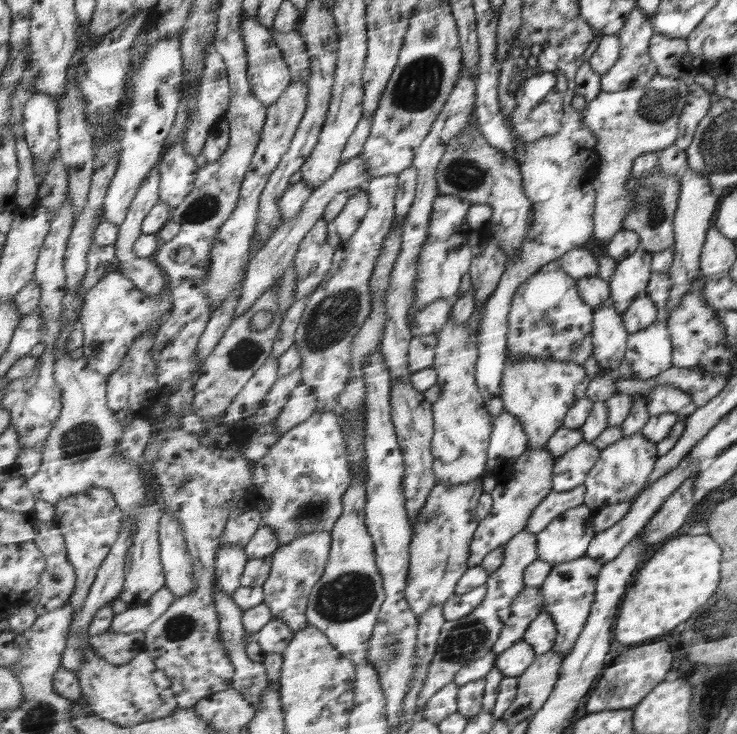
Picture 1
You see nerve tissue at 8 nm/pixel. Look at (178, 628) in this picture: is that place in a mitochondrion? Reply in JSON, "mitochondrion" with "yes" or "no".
{"mitochondrion":"yes"}

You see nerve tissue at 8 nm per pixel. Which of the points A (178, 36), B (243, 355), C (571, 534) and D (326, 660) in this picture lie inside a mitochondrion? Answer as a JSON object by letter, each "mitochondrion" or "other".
{"A":"other","B":"mitochondrion","C":"other","D":"other"}

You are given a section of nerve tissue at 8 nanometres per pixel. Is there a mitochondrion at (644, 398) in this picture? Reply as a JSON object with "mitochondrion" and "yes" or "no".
{"mitochondrion":"no"}

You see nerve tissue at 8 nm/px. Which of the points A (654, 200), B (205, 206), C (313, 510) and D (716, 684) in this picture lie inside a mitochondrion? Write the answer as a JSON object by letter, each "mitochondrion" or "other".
{"A":"mitochondrion","B":"mitochondrion","C":"mitochondrion","D":"other"}

